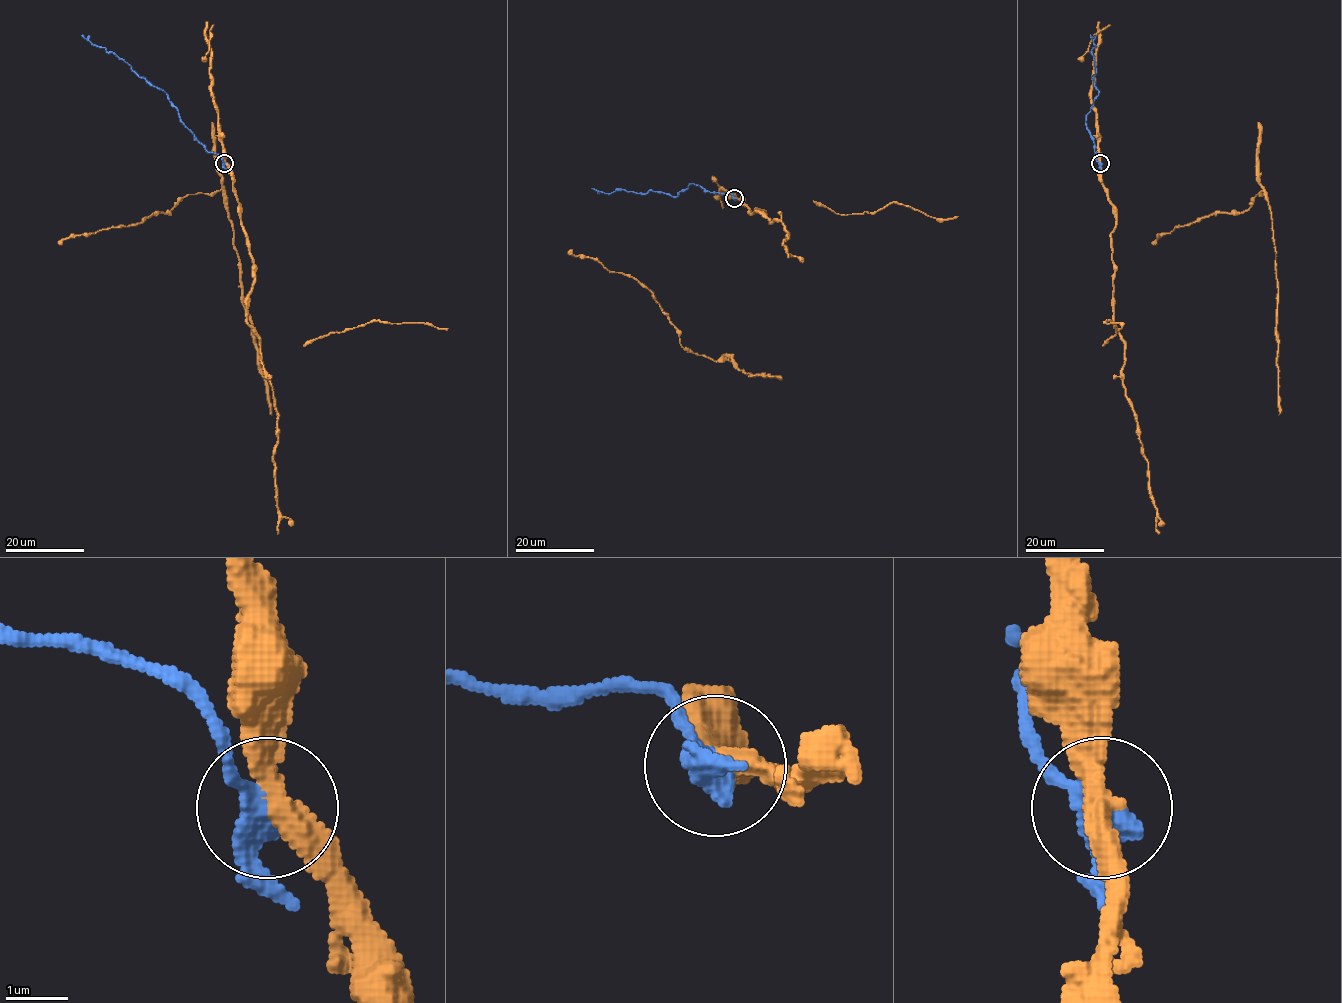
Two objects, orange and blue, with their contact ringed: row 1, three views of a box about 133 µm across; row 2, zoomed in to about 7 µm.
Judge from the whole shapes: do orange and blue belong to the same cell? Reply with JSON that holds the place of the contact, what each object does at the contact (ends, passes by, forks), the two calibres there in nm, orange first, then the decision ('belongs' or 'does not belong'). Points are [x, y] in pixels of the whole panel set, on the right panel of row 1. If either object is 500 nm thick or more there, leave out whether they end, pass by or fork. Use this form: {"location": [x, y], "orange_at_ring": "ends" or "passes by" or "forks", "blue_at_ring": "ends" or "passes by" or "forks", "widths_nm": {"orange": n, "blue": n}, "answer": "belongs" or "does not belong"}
{"location": [1100, 163], "orange_at_ring": "passes by", "blue_at_ring": "passes by", "widths_nm": {"orange": 360, "blue": 380}, "answer": "does not belong"}

